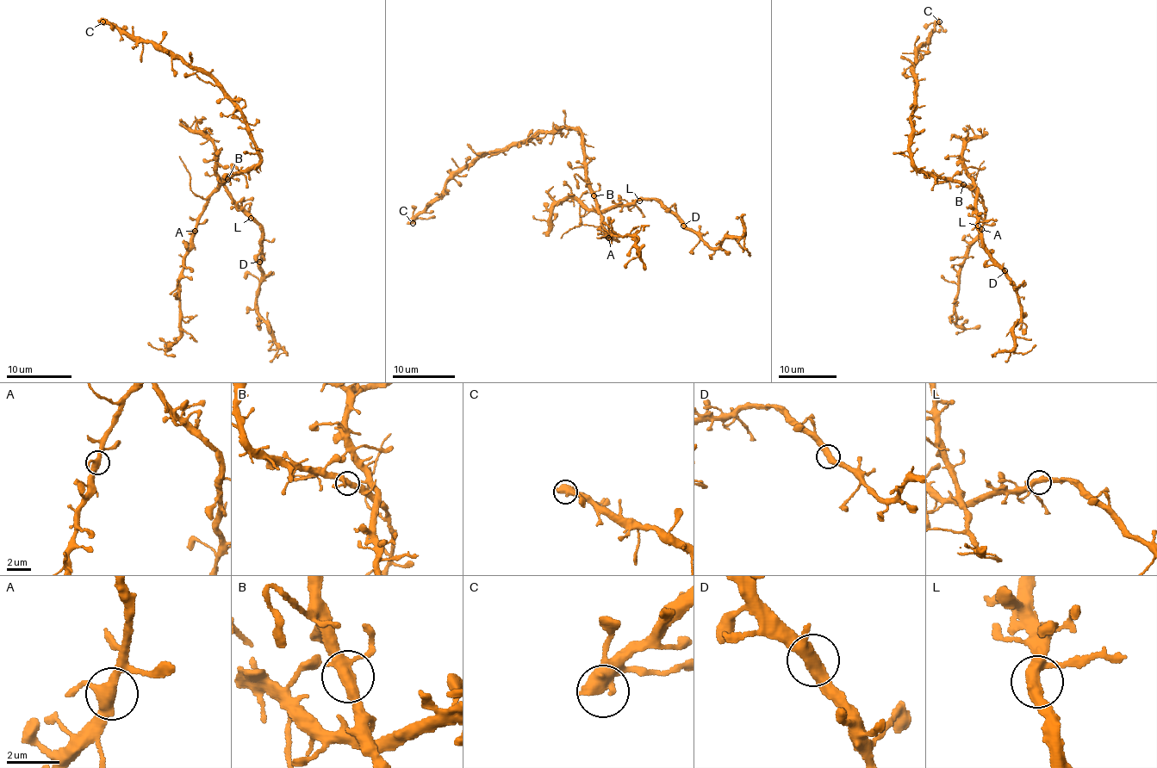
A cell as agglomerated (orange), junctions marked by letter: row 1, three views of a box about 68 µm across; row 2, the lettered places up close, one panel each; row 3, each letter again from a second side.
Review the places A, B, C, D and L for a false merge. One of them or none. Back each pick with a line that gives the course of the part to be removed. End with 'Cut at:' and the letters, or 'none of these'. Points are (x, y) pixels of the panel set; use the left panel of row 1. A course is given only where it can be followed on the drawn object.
Cut at: none of these

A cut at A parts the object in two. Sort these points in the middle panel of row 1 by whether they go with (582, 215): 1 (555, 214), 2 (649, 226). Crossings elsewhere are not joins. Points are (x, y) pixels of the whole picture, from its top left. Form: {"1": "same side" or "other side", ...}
{"1": "same side", "2": "other side"}

